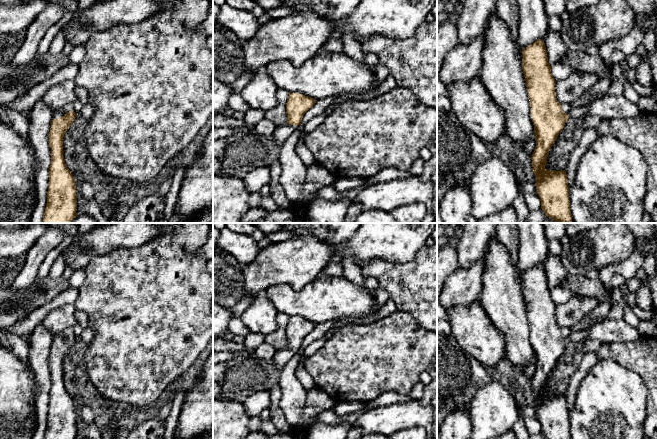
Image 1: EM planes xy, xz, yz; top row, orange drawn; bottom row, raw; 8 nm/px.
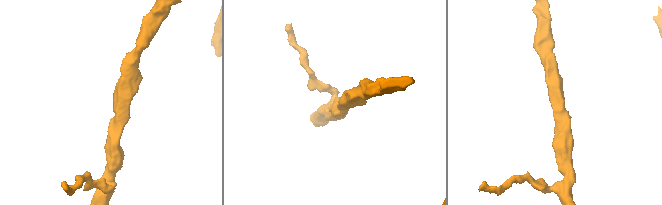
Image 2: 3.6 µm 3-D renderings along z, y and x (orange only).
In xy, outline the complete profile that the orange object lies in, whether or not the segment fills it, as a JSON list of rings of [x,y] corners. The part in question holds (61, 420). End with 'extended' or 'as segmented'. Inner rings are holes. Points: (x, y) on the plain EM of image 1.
[[[72,328],[53,336],[49,355],[51,389],[44,439],[77,439],[76,409],[63,380],[63,361],[76,342]]]; extended

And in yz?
[[[539,263],[522,274],[522,294],[530,322],[532,345],[536,370],[532,378],[533,397],[536,401],[536,414],[541,425],[541,433],[546,439],[571,439],[569,425],[569,411],[566,395],[547,394],[549,374],[555,367],[559,357],[563,354],[569,342],[573,328],[560,328],[555,317],[555,303],[551,298],[551,290],[547,282],[544,265]]]; extended

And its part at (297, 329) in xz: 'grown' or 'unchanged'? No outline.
grown

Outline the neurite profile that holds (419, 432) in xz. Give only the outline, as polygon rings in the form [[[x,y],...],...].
[[[423,427],[404,429],[390,436],[391,439],[427,439],[427,431]]]

